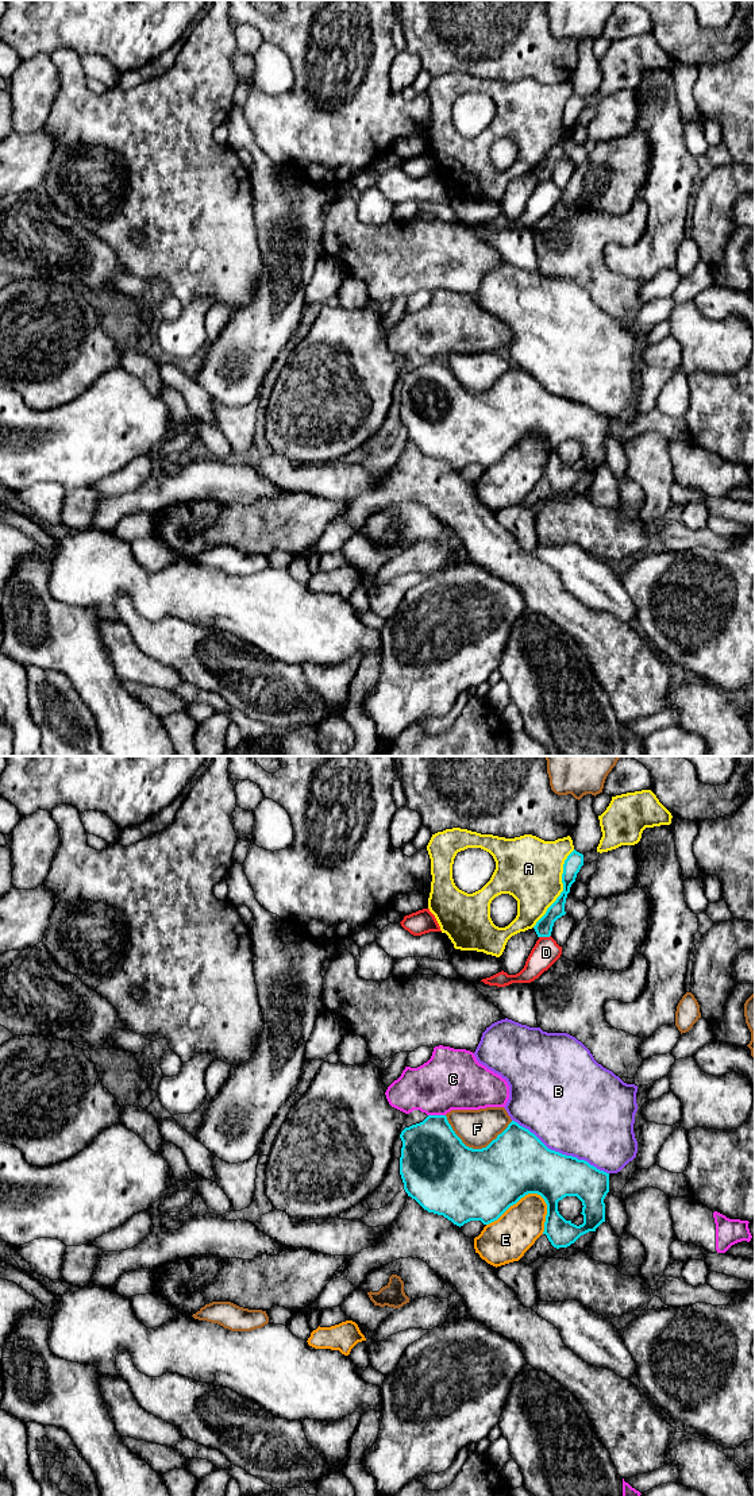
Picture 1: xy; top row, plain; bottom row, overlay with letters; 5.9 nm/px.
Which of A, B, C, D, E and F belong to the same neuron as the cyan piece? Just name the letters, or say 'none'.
none

